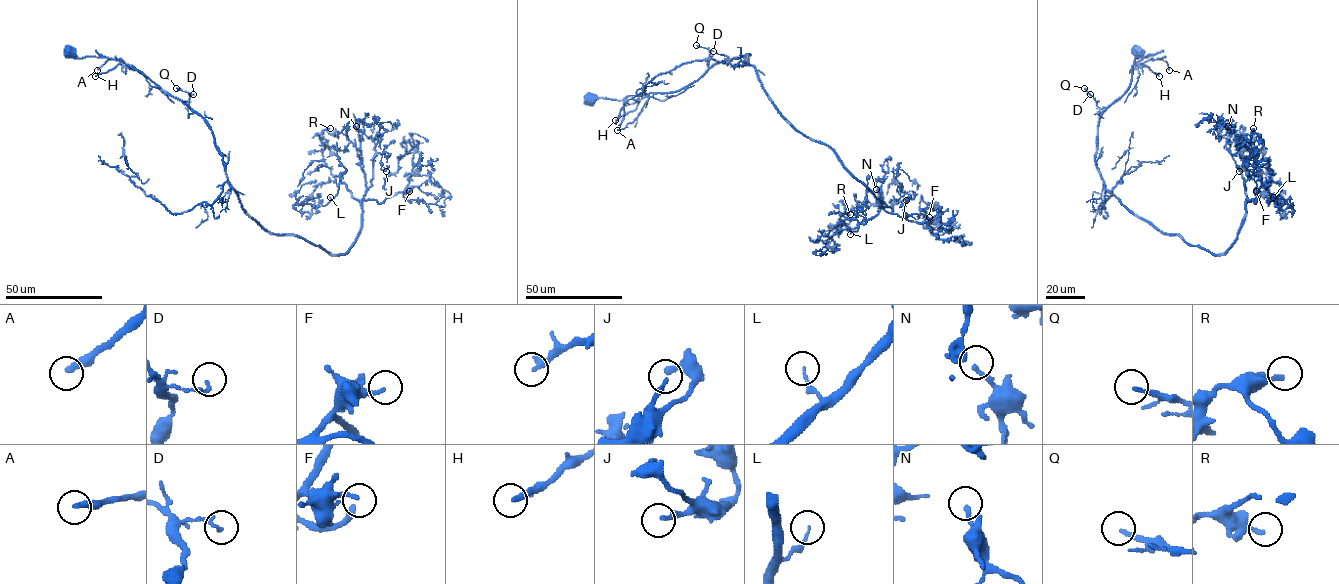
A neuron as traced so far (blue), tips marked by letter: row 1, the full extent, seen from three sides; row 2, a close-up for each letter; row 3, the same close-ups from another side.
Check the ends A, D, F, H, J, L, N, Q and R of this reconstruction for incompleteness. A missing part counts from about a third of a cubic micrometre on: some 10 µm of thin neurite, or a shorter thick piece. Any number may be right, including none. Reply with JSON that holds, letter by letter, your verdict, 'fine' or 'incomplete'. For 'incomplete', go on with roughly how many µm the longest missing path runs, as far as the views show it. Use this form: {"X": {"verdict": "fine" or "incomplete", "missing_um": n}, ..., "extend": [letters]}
{"A": {"verdict": "incomplete", "missing_um": 40}, "D": {"verdict": "fine"}, "F": {"verdict": "fine"}, "H": {"verdict": "incomplete", "missing_um": 30}, "J": {"verdict": "fine"}, "L": {"verdict": "fine"}, "N": {"verdict": "fine"}, "Q": {"verdict": "fine"}, "R": {"verdict": "fine"}, "extend": ["A", "H"]}

